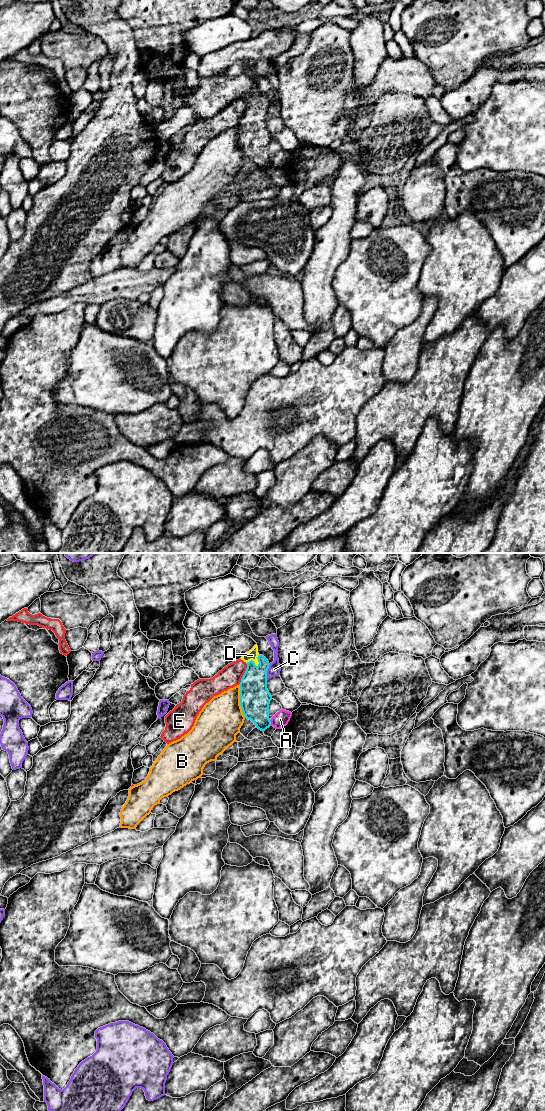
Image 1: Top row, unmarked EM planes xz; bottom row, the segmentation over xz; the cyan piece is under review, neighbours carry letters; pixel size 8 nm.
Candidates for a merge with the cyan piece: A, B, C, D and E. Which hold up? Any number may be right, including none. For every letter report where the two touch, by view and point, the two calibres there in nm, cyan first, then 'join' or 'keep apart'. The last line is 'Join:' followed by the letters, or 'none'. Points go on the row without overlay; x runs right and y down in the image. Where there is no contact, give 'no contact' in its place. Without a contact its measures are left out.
A: xz (270, 163) | 240/120 nm | keep apart
B: xz (240, 141) | 240/340 nm | keep apart
C: xz (266, 111) | 240/100 nm | keep apart
D: xz (255, 105) | 240/80 nm | join
E: xz (244, 113) | 240/180 nm | keep apart
Join: D

